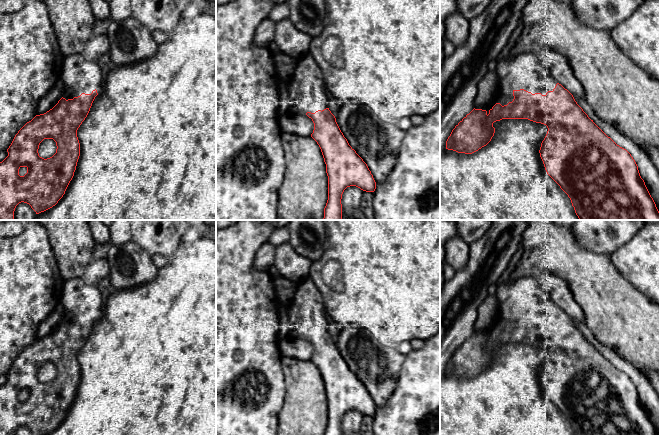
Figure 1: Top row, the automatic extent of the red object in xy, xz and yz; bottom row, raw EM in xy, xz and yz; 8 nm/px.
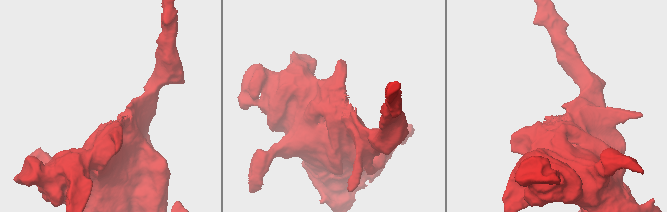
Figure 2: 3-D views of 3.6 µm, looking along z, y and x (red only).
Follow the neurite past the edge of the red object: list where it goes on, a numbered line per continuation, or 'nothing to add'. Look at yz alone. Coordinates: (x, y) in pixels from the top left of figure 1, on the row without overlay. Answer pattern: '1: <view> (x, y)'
1: yz (525, 295)

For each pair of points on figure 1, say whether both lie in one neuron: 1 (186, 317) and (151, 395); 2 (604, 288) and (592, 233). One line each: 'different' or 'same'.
1: same
2: different

